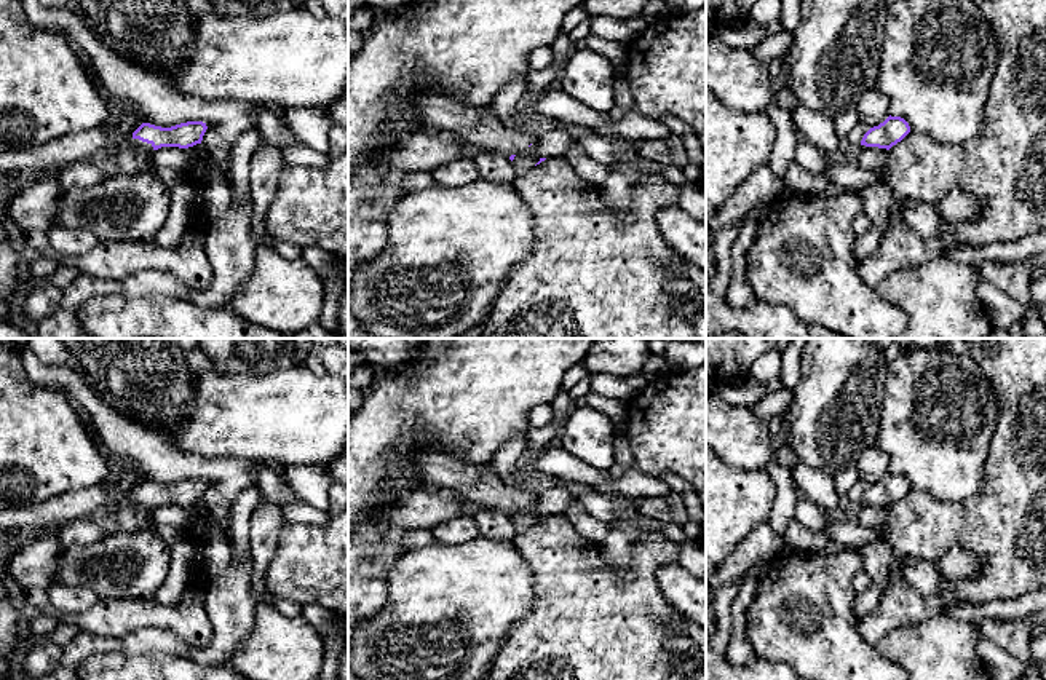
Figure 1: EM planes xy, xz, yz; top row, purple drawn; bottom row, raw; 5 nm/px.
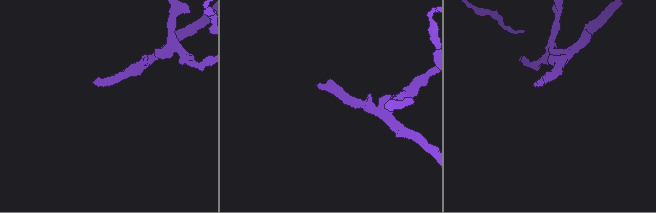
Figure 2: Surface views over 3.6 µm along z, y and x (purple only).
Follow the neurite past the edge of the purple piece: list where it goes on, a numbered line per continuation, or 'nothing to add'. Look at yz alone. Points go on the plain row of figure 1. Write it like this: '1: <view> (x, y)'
nothing to add

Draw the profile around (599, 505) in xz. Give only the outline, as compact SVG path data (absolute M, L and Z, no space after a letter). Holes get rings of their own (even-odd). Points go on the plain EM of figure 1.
M589 490L576 498L584 509L596 519L612 524L615 520L615 501L612 496Z

